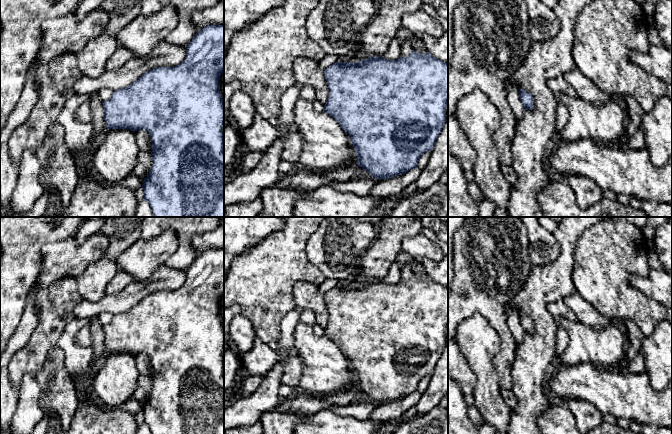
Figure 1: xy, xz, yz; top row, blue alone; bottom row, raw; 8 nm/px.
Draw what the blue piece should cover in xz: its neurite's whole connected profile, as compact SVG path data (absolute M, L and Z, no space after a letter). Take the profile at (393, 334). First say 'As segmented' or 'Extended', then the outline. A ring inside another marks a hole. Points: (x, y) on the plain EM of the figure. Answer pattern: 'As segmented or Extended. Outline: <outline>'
As segmented. Outline: M415 274L406 282L386 284L382 280L376 280L354 286L336 286L324 293L325 303L329 311L329 320L324 335L333 341L341 352L350 360L357 379L357 388L377 403L390 403L393 400L403 398L415 391L421 380L432 375L433 370L446 346L446 331L448 328L448 288L435 282L429 276L419 278Z

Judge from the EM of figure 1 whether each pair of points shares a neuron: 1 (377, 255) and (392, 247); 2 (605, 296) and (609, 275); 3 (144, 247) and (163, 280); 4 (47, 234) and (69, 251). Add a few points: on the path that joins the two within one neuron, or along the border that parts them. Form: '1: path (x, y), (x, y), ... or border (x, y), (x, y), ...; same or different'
1: path (381, 253), (388, 247); same
2: path (606, 291), (606, 280); same
3: border (164, 262), (144, 280), (136, 281); different
4: border (72, 235), (47, 242), (41, 249), (41, 259); different

